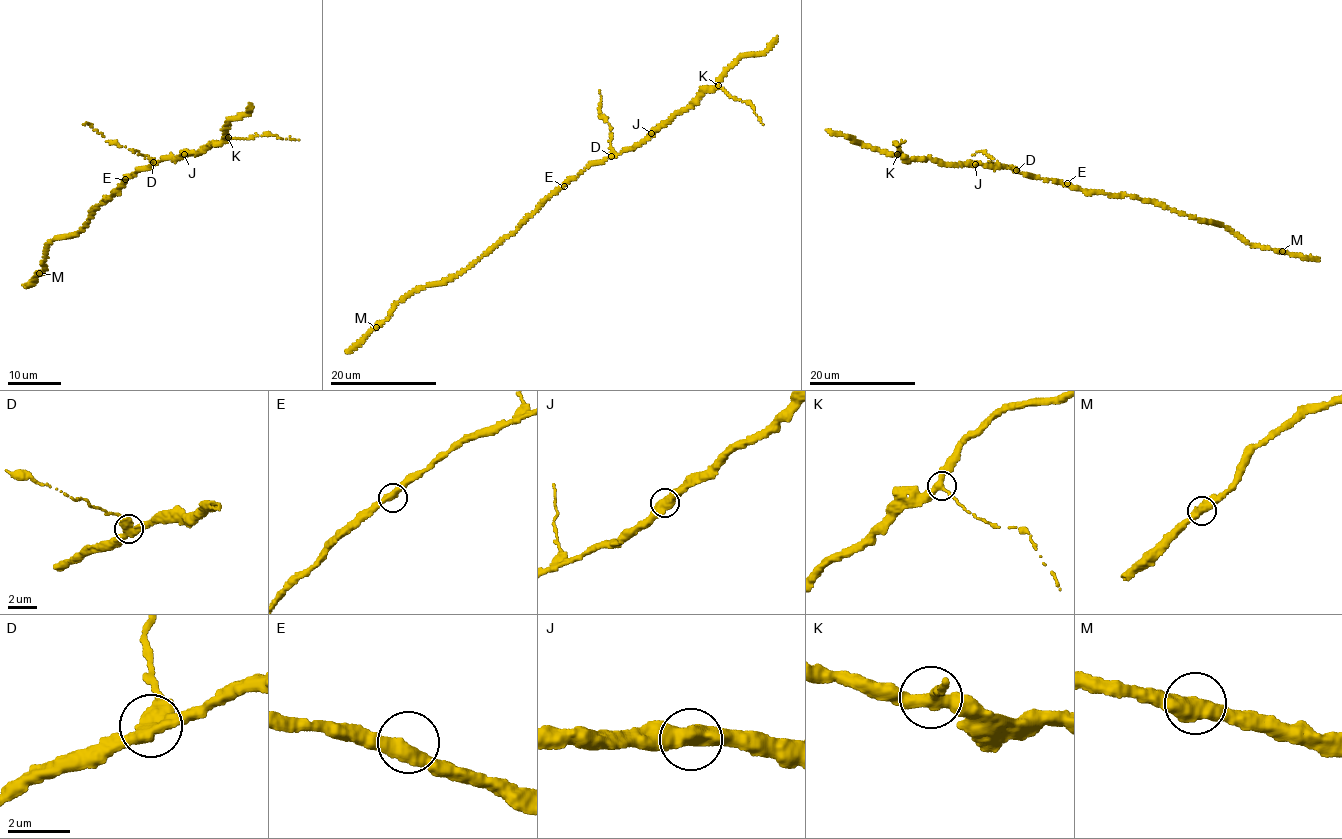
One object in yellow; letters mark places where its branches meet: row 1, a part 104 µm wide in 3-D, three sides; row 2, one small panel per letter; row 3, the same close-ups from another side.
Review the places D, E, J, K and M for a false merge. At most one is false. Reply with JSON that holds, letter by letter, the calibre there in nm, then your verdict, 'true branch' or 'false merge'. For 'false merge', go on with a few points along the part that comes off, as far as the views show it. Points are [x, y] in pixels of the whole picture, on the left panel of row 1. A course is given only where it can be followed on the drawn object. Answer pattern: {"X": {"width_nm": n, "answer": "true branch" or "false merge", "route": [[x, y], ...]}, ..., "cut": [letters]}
{"D": {"width_nm": 440, "answer": "false merge", "route": [[153, 162], [109, 142], [90, 124], [83, 124]]}, "E": {"width_nm": 400, "answer": "true branch"}, "J": {"width_nm": 500, "answer": "true branch"}, "K": {"width_nm": 320, "answer": "true branch"}, "M": {"width_nm": 500, "answer": "true branch"}, "cut": ["D"]}

